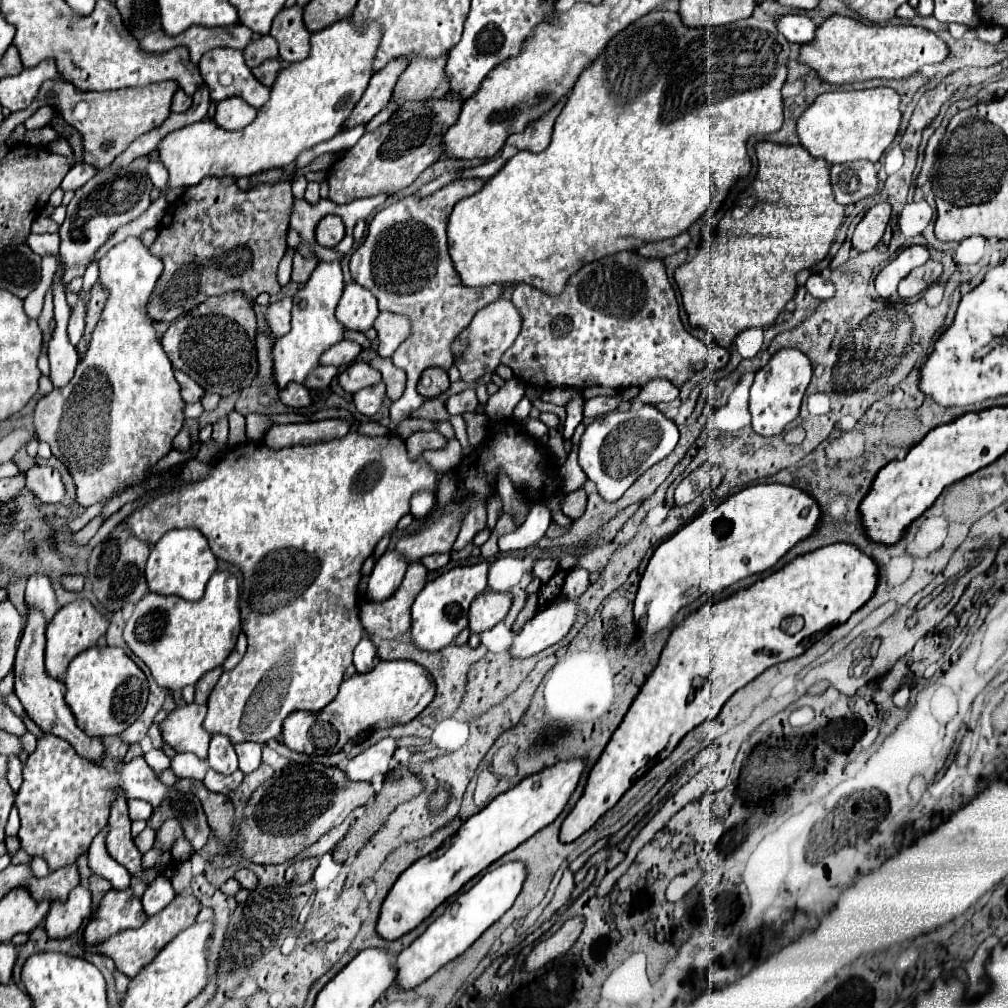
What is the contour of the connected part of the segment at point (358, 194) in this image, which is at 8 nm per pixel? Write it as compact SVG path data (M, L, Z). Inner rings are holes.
M444 95L440 99L408 101L386 123L366 133L352 149L348 149L328 171L328 199L334 203L350 203L354 199L374 195L396 195L412 185L418 175L434 165L442 153L444 133L458 121L464 99L460 95Z

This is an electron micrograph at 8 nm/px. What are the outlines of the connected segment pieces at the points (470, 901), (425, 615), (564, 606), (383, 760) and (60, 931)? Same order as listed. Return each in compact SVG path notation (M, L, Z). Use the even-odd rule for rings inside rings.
M508 861L492 871L488 871L476 885L460 893L446 911L410 945L398 955L398 977L396 983L402 989L412 989L432 977L442 965L462 955L492 923L496 923L516 901L522 885L526 881L526 863Z
M478 563L470 567L454 567L438 579L430 581L416 597L412 605L412 643L428 653L436 653L448 647L466 627L468 627L468 609L470 603L484 593L488 587L488 563Z
M558 599L524 625L510 649L512 655L530 657L564 639L578 617L578 611L580 605L576 599Z
M386 737L378 741L376 745L368 747L360 755L352 757L344 773L352 781L370 781L378 773L388 773L388 763L396 751L396 739Z
M78 885L70 891L66 903L52 903L46 915L46 933L52 939L68 939L86 919L92 917L92 893L88 887Z

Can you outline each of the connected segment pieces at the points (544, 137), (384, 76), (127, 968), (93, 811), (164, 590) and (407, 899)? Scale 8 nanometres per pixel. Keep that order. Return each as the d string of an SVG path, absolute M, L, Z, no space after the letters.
M562 99L550 113L546 113L546 117L540 117L538 121L530 123L526 127L526 131L522 133L514 133L512 137L508 137L506 145L514 145L516 149L528 149L528 151L544 151L550 143L550 137L552 137L552 125L558 117L558 113L562 111L562 105L564 105L566 99Z
M394 57L394 61L390 61L390 65L386 65L378 73L374 73L366 93L362 95L362 99L358 101L358 105L354 107L354 111L346 119L344 129L350 129L360 123L368 123L376 113L380 113L386 107L388 99L392 97L396 81L404 73L406 67L408 67L406 57Z
M190 893L176 895L174 901L166 909L162 909L160 913L148 917L146 923L140 929L134 929L134 931L130 929L126 933L120 933L118 937L112 937L110 941L104 941L102 945L94 945L92 951L114 959L116 969L132 979L134 975L138 975L140 969L144 969L144 965L152 963L152 959L164 949L164 945L168 941L172 941L180 931L184 931L186 927L190 927L196 921L198 911L200 911L200 901L194 895L190 895Z
M44 735L42 739L38 739L38 749L24 763L24 783L16 795L16 809L20 813L18 837L22 849L28 855L38 855L44 861L48 861L50 871L72 865L78 859L78 855L82 855L88 849L88 845L98 835L98 831L108 823L108 815L110 815L108 809L114 789L122 789L128 799L144 799L152 807L158 807L168 797L170 791L164 783L160 783L154 777L154 771L146 765L144 757L134 757L128 765L120 763L120 767L118 767L118 759L106 757L102 765L96 765L78 757L78 753L68 741L56 735Z
M172 529L158 543L152 545L146 563L146 581L152 593L178 595L196 601L202 597L204 587L216 571L216 557L208 547L206 537L198 529Z
M586 757L562 759L494 797L480 813L472 815L456 831L456 835L448 837L436 851L418 859L398 877L388 897L384 899L378 919L378 933L384 939L398 939L404 933L412 931L440 903L444 903L450 895L458 893L464 883L484 871L490 863L500 859L504 853L516 849L520 843L530 839L546 825L550 825L564 811L584 769Z

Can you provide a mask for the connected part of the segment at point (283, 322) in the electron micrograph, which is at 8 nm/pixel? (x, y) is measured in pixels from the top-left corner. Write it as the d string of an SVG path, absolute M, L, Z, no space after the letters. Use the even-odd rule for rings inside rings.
M284 297L282 301L270 305L266 319L268 319L272 333L276 333L276 337L282 337L290 331L290 311L292 311L292 299L290 297Z

